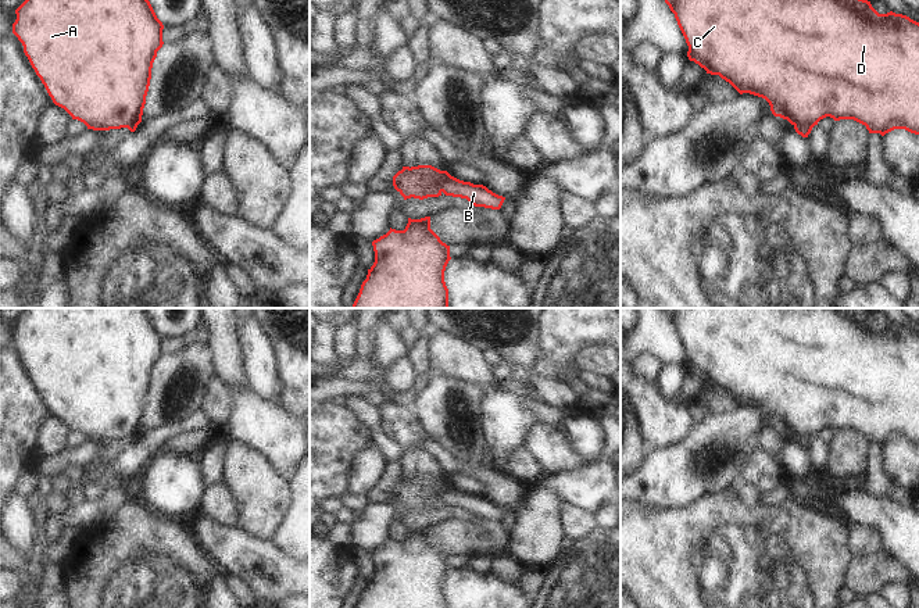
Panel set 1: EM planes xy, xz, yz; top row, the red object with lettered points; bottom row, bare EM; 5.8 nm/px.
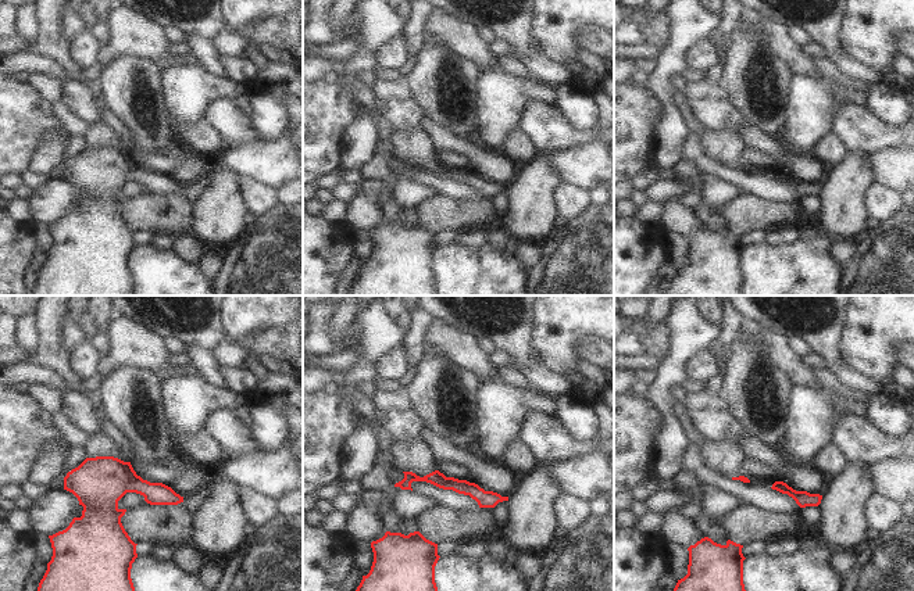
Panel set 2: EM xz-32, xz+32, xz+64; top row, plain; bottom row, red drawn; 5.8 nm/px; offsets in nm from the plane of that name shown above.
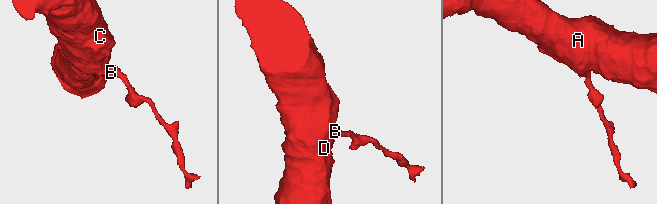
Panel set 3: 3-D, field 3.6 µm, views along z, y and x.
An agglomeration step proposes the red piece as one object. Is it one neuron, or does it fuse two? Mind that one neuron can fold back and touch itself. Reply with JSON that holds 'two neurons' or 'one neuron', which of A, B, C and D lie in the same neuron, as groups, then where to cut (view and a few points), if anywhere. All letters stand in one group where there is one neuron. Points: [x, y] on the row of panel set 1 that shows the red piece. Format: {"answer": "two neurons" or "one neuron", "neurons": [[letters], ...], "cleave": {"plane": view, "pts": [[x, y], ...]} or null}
{"answer": "two neurons", "neurons": [["A", "C", "D"], ["B"]], "cleave": {"plane": "xz", "pts": [[446, 171], [439, 178], [442, 190]]}}

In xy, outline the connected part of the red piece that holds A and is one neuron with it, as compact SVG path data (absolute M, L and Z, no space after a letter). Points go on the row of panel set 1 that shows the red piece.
M25 0L17 10L17 19L12 24L12 33L24 46L24 53L28 57L36 75L44 85L53 103L64 108L72 119L83 122L87 129L110 130L129 128L142 122L146 96L151 79L153 62L157 51L162 47L162 22L157 18L149 0Z

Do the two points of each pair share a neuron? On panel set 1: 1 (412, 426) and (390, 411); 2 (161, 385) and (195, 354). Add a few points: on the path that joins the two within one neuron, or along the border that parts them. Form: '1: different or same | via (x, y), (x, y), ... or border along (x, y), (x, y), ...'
1: same | via (407, 426), (396, 417)
2: same | via (170, 378), (186, 362)

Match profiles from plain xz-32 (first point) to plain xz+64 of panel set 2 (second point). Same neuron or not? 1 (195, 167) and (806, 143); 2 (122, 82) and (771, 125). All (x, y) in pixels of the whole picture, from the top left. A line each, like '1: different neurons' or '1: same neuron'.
1: different neurons
2: same neuron

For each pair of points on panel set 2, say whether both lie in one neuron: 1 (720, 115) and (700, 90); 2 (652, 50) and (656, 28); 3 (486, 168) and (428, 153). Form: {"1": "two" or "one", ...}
{"1": "one", "2": "two", "3": "two"}

